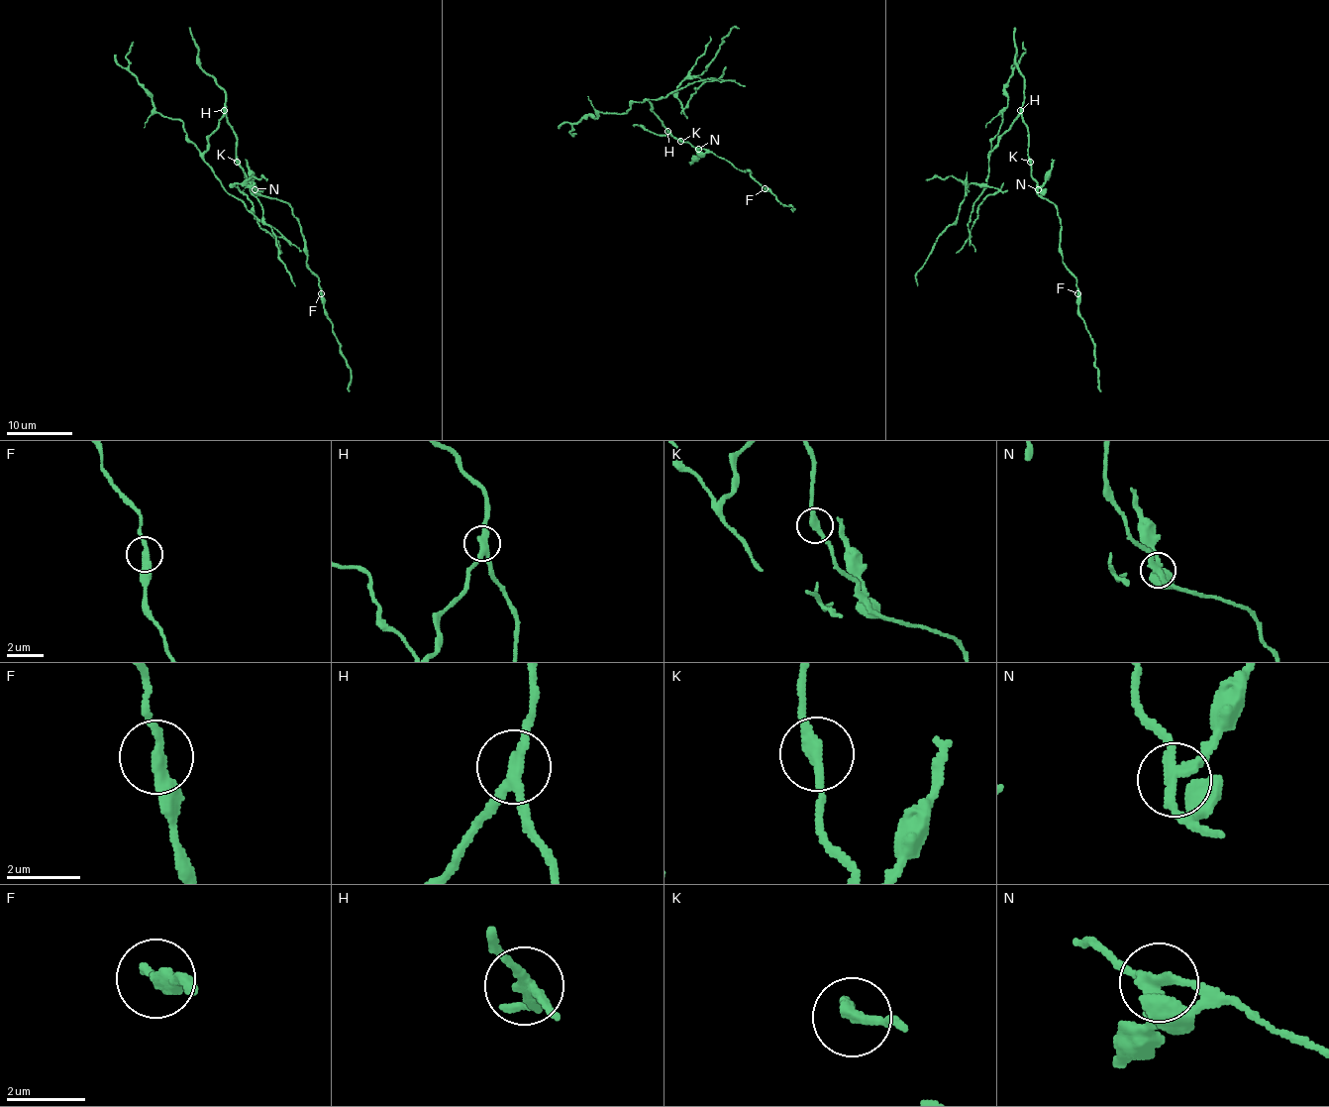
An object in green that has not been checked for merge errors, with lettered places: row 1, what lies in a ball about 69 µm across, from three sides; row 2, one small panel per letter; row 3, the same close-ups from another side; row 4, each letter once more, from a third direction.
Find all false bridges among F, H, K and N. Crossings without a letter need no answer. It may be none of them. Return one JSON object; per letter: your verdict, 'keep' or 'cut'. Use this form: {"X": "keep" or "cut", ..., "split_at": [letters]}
{"F": "keep", "H": "cut", "K": "keep", "N": "cut", "split_at": ["H", "N"]}

